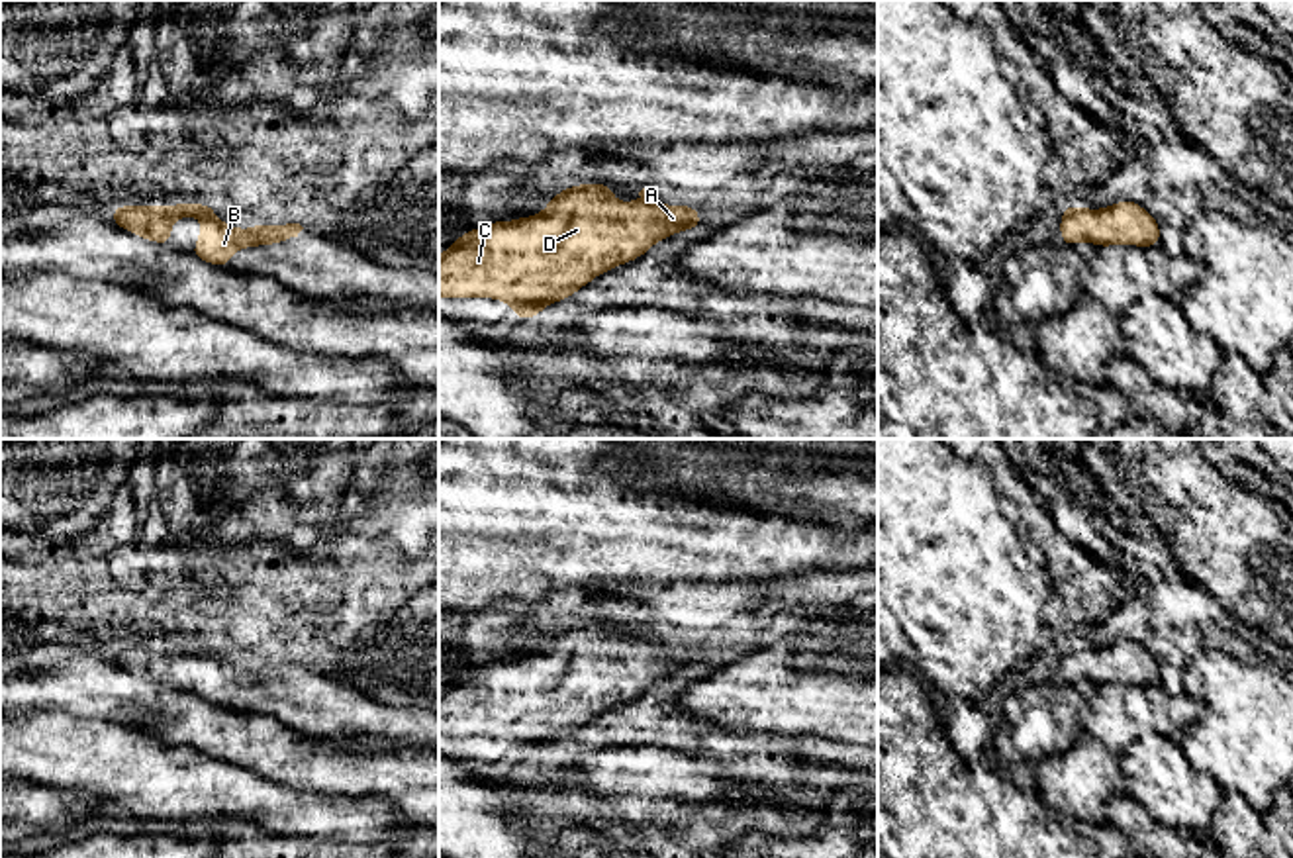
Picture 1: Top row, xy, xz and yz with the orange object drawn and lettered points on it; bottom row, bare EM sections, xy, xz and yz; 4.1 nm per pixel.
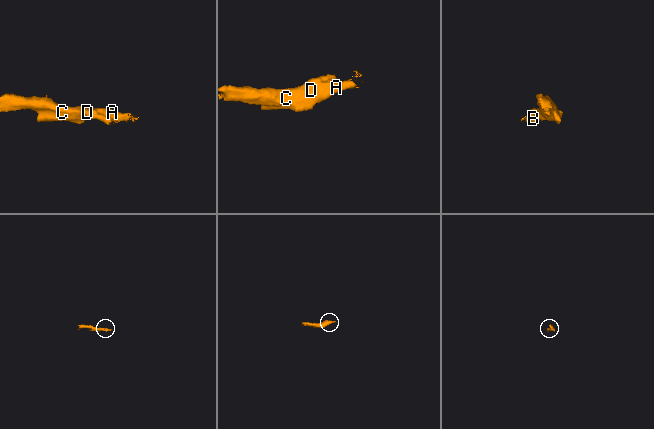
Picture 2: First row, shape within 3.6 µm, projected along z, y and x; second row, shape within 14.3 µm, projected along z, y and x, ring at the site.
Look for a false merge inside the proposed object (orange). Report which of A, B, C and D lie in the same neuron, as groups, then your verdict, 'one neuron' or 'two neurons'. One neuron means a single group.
A B C D | one neuron

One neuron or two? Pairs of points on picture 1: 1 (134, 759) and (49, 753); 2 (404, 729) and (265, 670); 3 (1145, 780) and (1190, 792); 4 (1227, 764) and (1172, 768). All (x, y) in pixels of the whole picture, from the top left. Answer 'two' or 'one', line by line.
1: one
2: one
3: one
4: two

